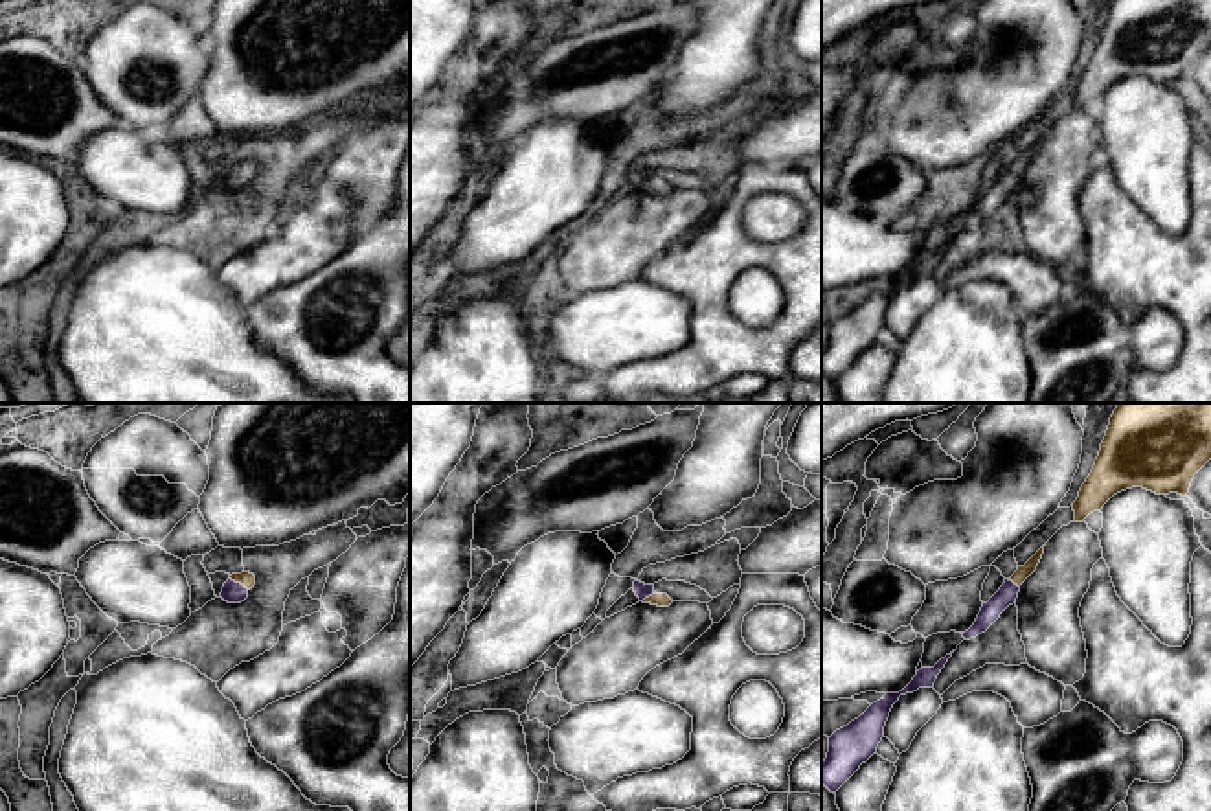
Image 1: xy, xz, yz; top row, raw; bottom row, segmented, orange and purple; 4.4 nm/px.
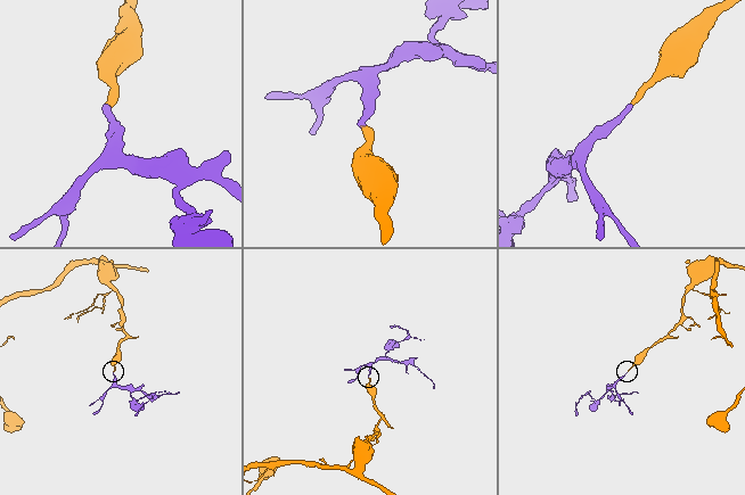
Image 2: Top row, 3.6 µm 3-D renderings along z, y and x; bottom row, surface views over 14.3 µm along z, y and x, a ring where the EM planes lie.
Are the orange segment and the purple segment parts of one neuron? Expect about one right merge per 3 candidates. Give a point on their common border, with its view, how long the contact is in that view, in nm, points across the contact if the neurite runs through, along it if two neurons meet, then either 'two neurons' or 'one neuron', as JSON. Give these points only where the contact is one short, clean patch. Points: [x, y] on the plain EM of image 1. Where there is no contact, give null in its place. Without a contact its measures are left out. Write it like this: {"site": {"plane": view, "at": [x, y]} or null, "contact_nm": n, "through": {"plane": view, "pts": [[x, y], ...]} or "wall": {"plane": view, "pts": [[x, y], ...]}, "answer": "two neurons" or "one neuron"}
{"site": {"plane": "xy", "at": [239, 170]}, "contact_nm": 100, "through": {"plane": "xy", "pts": [[245, 166], [239, 170], [234, 181]]}, "answer": "one neuron"}

